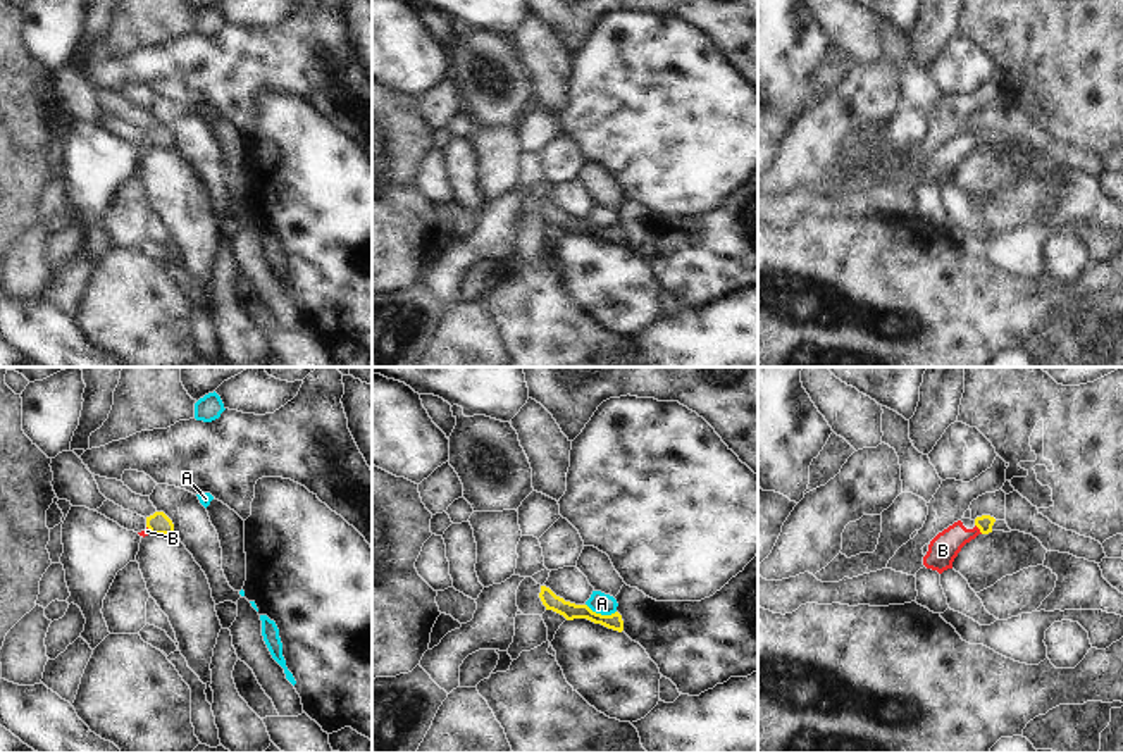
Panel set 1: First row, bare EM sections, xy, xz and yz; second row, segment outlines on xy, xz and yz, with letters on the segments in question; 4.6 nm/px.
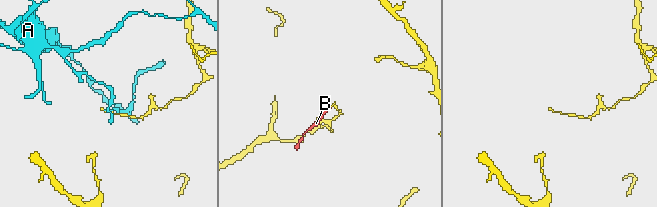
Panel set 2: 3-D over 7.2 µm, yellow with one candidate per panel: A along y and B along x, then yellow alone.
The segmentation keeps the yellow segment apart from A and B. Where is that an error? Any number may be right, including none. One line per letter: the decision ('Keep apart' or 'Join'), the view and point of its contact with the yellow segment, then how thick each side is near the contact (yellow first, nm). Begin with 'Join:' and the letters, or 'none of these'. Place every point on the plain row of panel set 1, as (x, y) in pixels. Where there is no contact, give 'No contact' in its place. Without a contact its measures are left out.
Join: none of these
A: Keep apart. Touches yellow at xz (600, 228). Thickness 80 nm (yellow) against 100 nm
B: Keep apart. Touches yellow at yz (979, 142). Thickness 70 nm (yellow) against 140 nm

